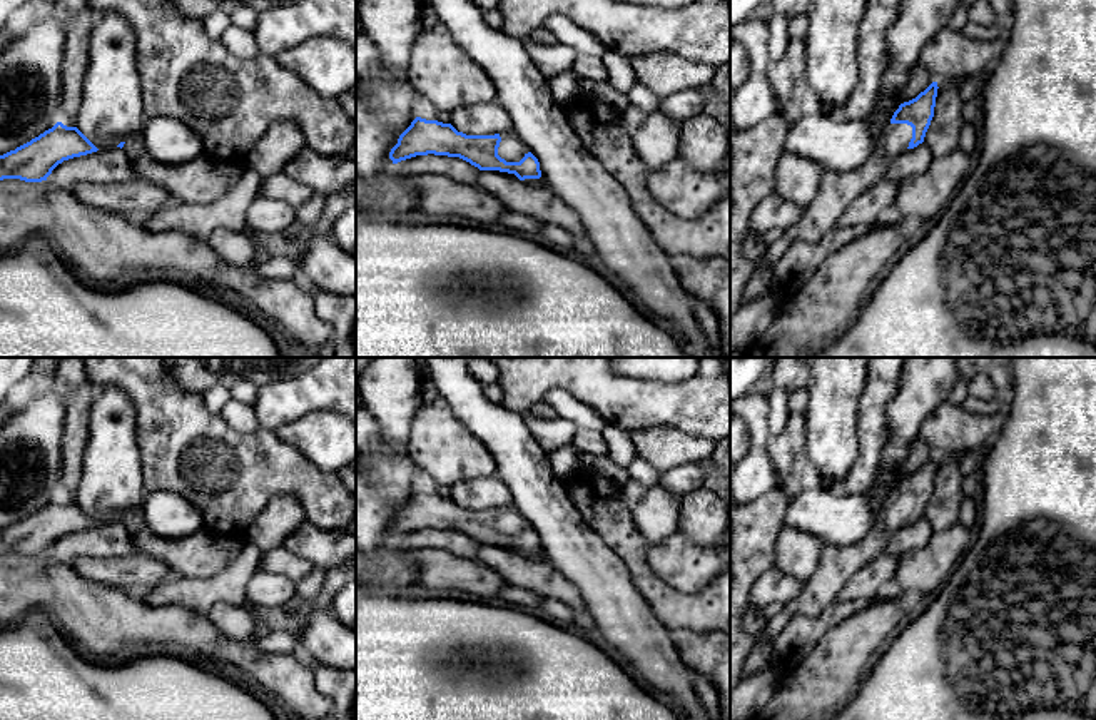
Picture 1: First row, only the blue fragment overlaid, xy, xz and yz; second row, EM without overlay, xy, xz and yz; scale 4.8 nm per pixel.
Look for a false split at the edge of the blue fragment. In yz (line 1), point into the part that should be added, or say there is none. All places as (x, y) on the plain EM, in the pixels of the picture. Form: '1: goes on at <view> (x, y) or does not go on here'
1: goes on at yz (836, 565)

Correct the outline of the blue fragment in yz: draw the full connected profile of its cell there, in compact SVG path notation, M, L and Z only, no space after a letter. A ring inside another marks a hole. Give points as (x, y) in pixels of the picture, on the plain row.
M932 456L916 473L899 479L890 498L880 508L875 526L860 541L849 546L825 545L804 590L795 600L784 603L784 610L790 616L817 616L834 603L847 580L882 555L885 543L902 526L924 516L934 491L937 463L937 456Z

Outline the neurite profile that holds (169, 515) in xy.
M170 491L145 493L142 515L147 528L164 538L182 538L204 528L200 511Z

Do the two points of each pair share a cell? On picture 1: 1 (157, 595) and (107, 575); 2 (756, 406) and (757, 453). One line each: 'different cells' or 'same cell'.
1: different cells
2: same cell

